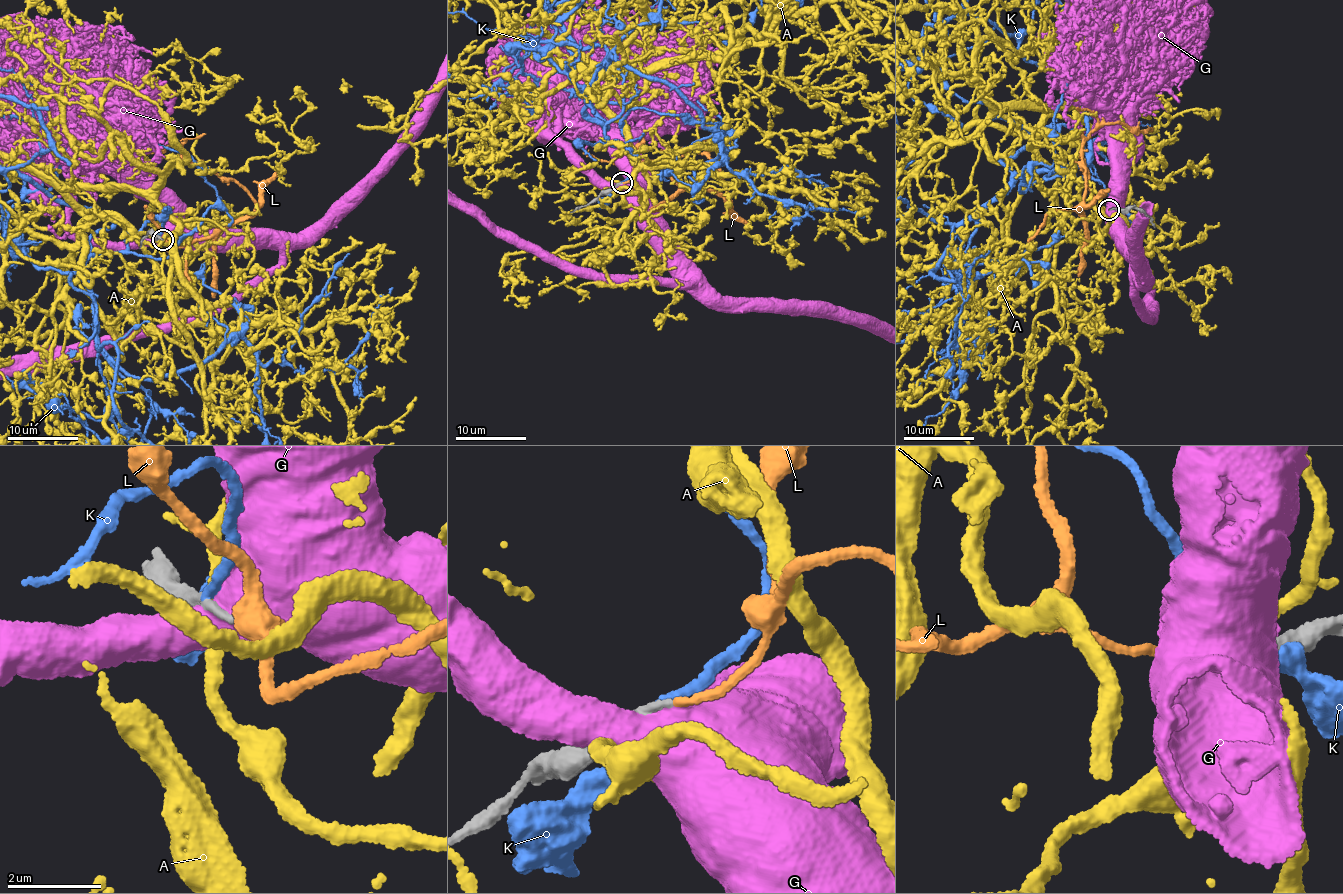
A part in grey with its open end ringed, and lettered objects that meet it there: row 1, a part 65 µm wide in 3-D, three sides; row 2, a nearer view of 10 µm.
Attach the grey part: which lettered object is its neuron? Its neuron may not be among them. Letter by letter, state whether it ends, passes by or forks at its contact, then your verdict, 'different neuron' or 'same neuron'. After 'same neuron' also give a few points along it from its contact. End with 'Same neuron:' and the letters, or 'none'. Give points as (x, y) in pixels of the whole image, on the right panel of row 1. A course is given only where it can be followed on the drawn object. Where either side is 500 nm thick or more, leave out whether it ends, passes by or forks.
A: it passes by; different neuron
G: different neuron
K: it passes by; different neuron
L: it ends; same neuron; course (1108, 210), (1070, 208), (1080, 213), (1074, 209), (1083, 197), (1082, 146), (1106, 124), (1152, 128)
Same neuron: L

